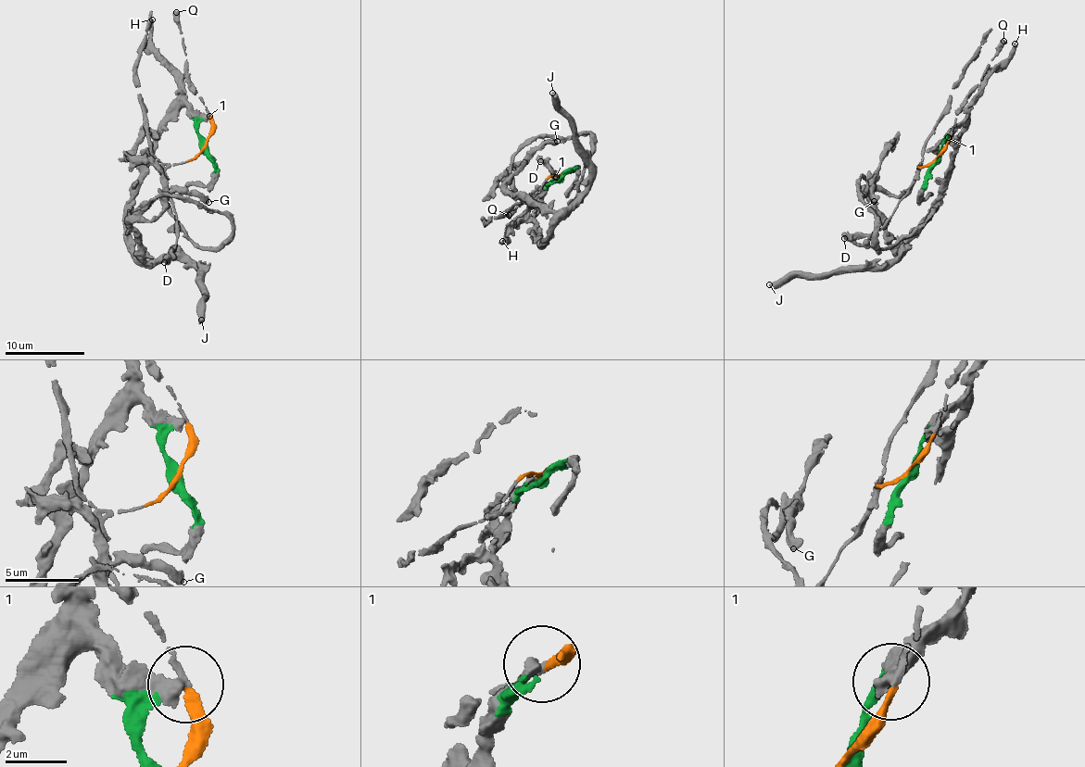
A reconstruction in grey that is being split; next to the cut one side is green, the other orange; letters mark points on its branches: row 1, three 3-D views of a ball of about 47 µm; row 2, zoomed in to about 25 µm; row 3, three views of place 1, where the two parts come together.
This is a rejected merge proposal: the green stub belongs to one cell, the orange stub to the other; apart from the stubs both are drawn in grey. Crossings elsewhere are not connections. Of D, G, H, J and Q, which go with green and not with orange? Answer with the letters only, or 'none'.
G, H, J

